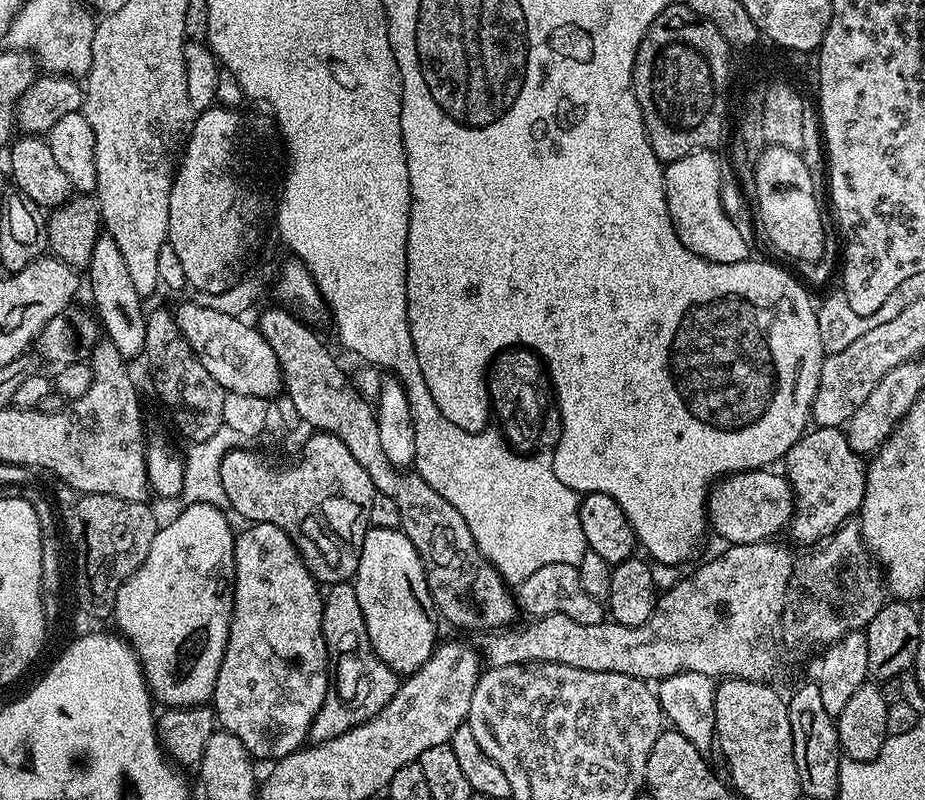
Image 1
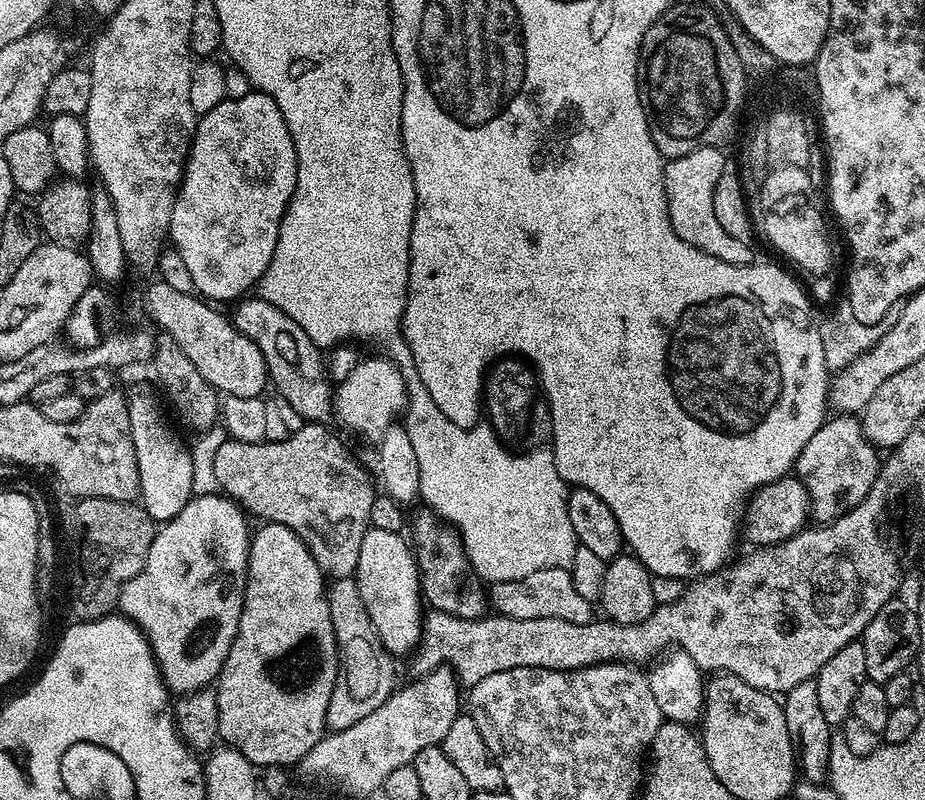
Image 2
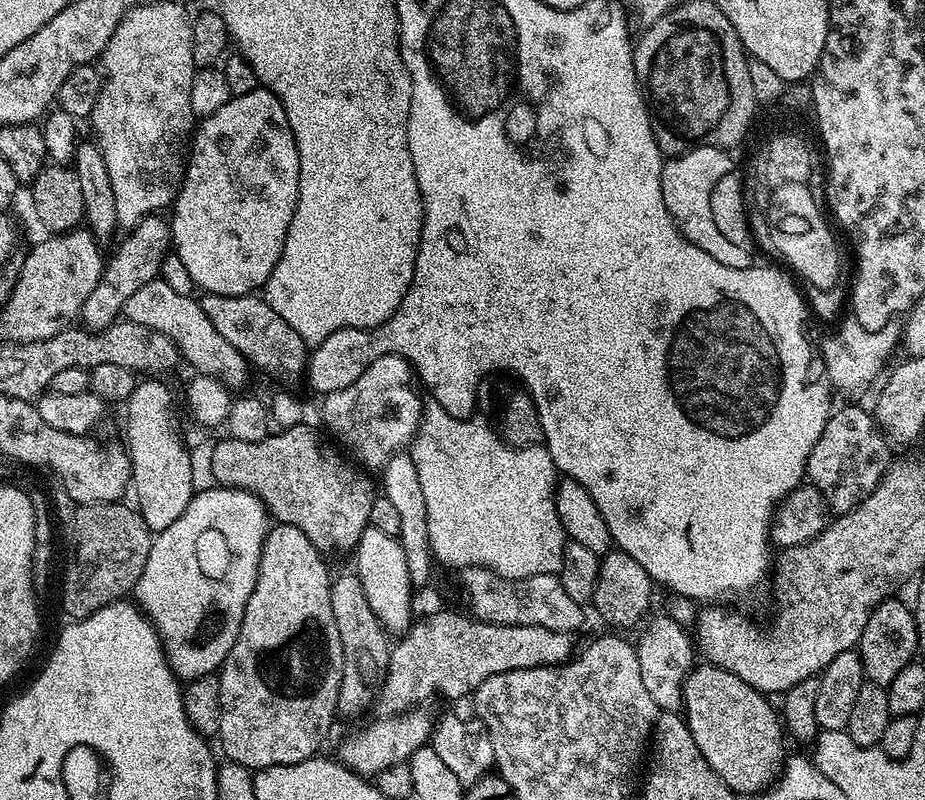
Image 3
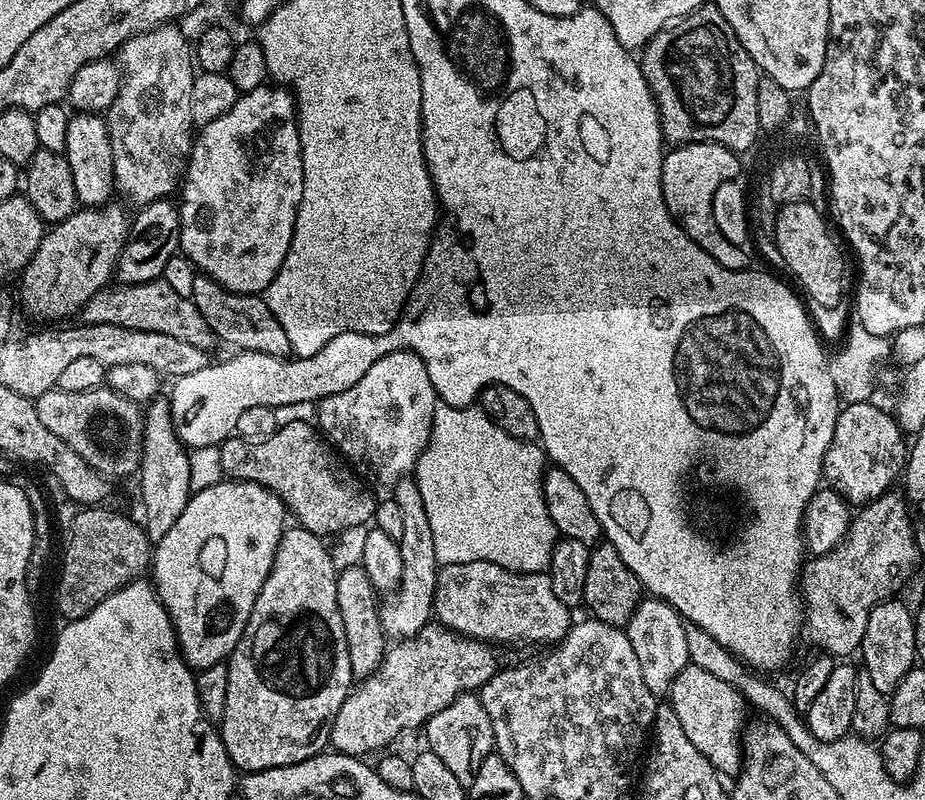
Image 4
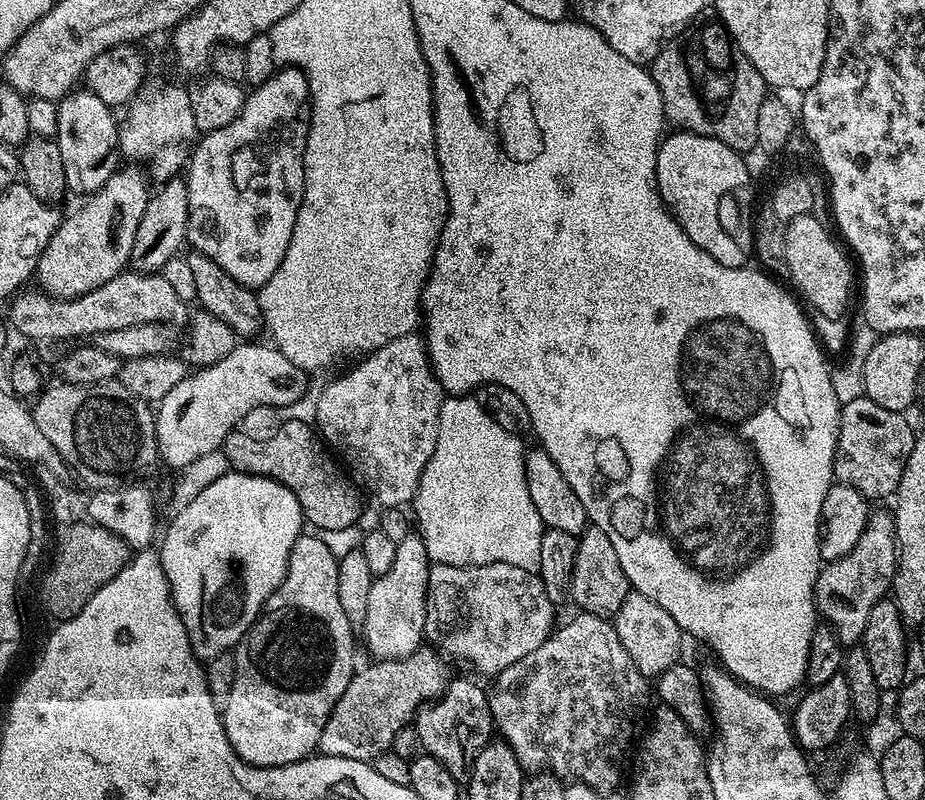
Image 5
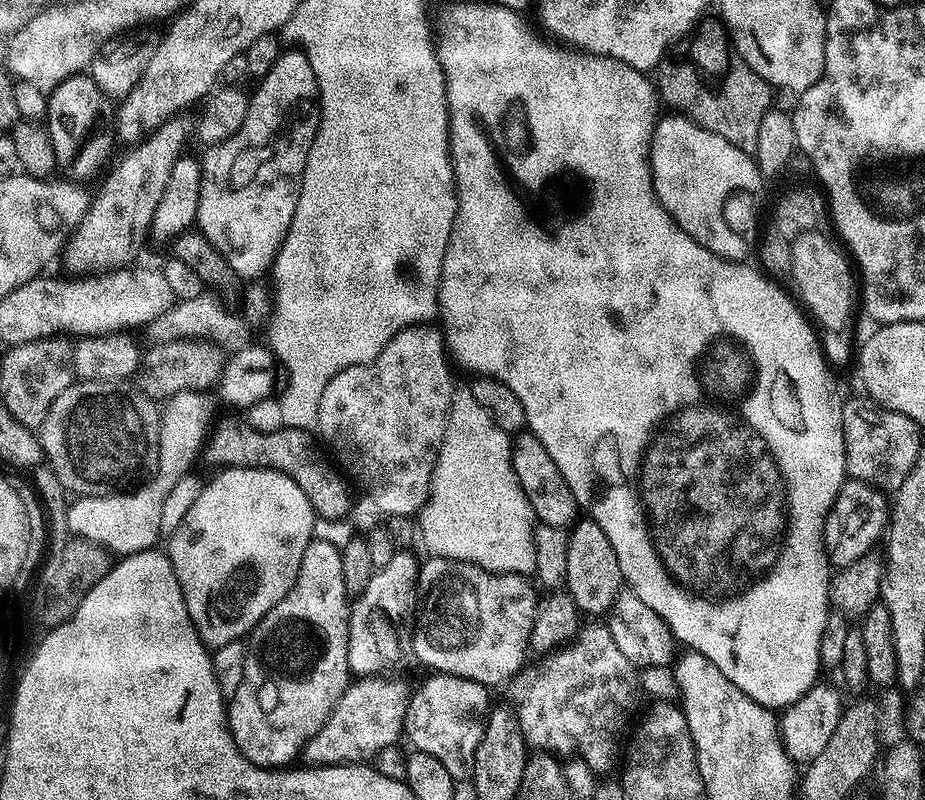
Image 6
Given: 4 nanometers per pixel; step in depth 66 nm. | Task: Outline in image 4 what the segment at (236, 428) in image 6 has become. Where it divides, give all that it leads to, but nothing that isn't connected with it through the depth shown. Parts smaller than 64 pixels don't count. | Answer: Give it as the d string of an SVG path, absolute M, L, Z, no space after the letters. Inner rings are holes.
M303 419L288 420L266 442L225 440L219 445L222 470L227 479L260 484L273 492L299 527L321 538L335 538L341 532L367 525L378 500L364 489L361 477L329 447L325 437L309 424Z

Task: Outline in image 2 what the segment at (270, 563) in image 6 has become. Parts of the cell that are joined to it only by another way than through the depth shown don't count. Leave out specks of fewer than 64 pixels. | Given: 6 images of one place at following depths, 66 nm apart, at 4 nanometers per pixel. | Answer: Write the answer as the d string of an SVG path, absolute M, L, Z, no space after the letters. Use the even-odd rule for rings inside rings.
M193 495L185 508L157 531L142 570L122 586L119 611L144 631L169 693L183 694L209 687L219 677L226 654L230 654L248 581L248 523L244 509L227 496Z

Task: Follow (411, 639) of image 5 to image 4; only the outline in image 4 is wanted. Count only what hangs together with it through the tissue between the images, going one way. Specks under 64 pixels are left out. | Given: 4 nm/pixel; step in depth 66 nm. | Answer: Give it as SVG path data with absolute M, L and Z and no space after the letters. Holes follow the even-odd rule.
M405 478L394 486L394 498L402 510L402 538L398 541L402 554L402 578L400 585L379 605L380 625L392 638L418 634L433 619L432 603L436 589L438 561L434 554L434 534L426 518L426 506L422 506L422 494L415 479Z

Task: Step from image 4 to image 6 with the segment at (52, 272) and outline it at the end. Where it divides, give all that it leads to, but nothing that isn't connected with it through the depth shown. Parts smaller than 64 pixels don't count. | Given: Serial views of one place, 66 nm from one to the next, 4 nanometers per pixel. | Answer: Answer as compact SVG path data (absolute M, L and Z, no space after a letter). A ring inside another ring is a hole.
M173 118L164 121L155 132L144 137L135 146L127 149L128 153L117 162L111 165L112 173L103 177L104 185L100 188L97 196L91 197L86 214L82 222L74 229L68 237L68 243L62 249L62 261L69 268L69 273L77 277L84 277L89 274L110 272L113 268L122 268L133 263L136 251L143 246L144 240L149 239L152 226L152 215L158 210L158 202L162 199L162 190L166 190L166 182L170 179L170 169L174 162L185 151L184 139L190 136L190 124L181 118Z

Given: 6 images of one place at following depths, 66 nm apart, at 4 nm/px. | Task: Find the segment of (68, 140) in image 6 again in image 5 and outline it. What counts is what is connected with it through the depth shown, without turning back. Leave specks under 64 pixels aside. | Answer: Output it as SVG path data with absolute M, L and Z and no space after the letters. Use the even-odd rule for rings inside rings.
M73 90L57 103L58 130L55 142L62 153L62 166L66 169L68 192L77 192L80 198L92 196L118 170L122 157L118 147L120 129L117 113L102 98L87 90ZM81 91L81 92L80 92ZM117 163L117 164L116 164Z

